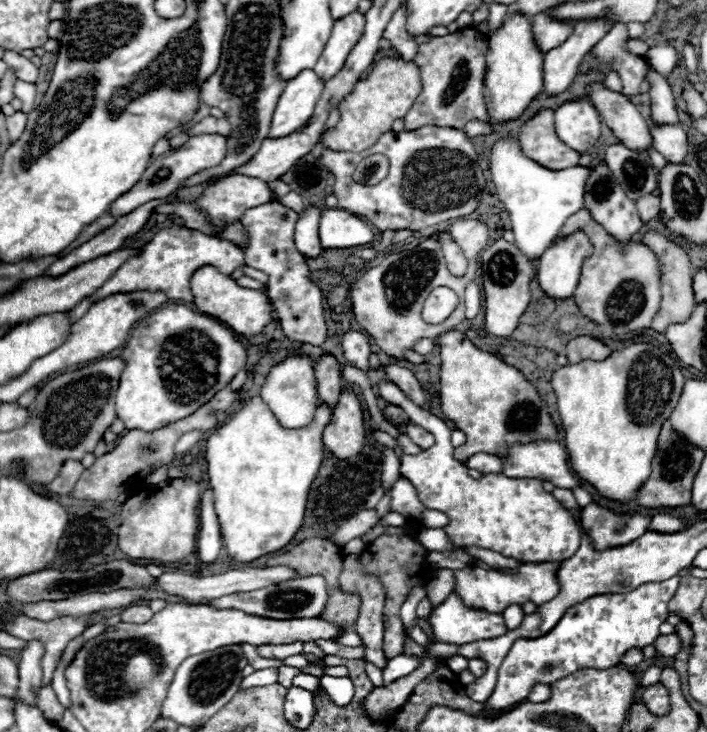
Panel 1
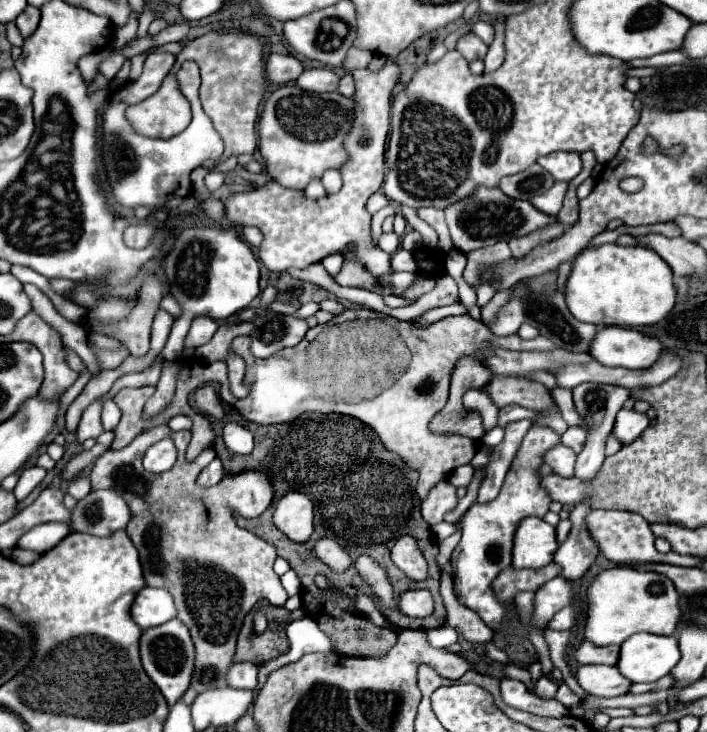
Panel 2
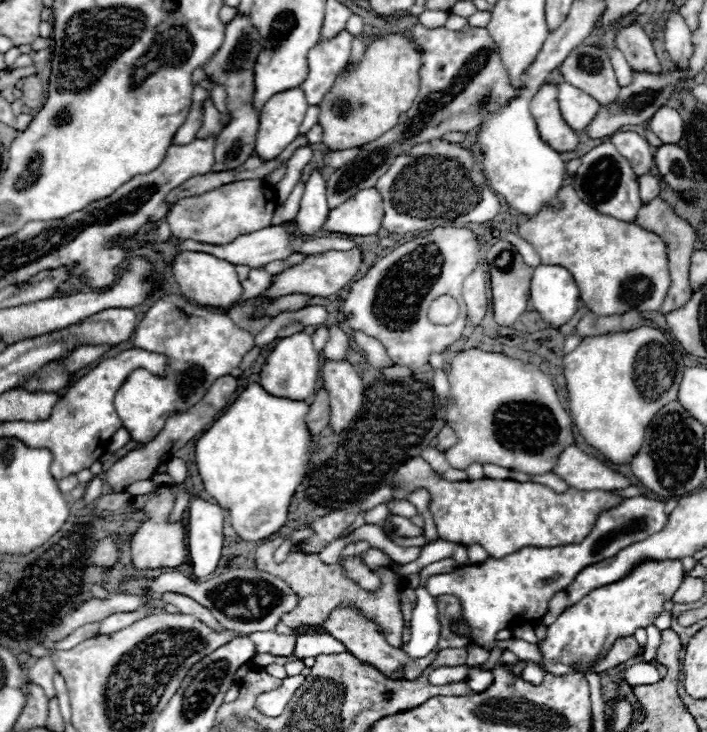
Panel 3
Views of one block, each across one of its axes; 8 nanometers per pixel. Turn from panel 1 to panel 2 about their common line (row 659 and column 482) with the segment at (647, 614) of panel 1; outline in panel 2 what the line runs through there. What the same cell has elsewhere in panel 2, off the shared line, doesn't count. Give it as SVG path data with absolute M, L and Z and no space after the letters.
M532 426L526 432L516 452L514 464L508 470L500 496L494 502L472 504L468 508L468 512L462 516L462 540L452 552L452 568L456 568L452 574L454 592L458 594L464 606L474 610L484 620L484 624L490 630L504 634L508 646L528 640L528 628L522 624L520 612L514 604L508 604L496 598L496 592L492 590L492 582L512 560L512 536L514 536L516 524L526 516L544 518L544 514L550 508L552 500L540 484L542 482L540 466L544 464L544 454L558 442L560 442L560 436L552 434L552 430L544 430L544 426Z

